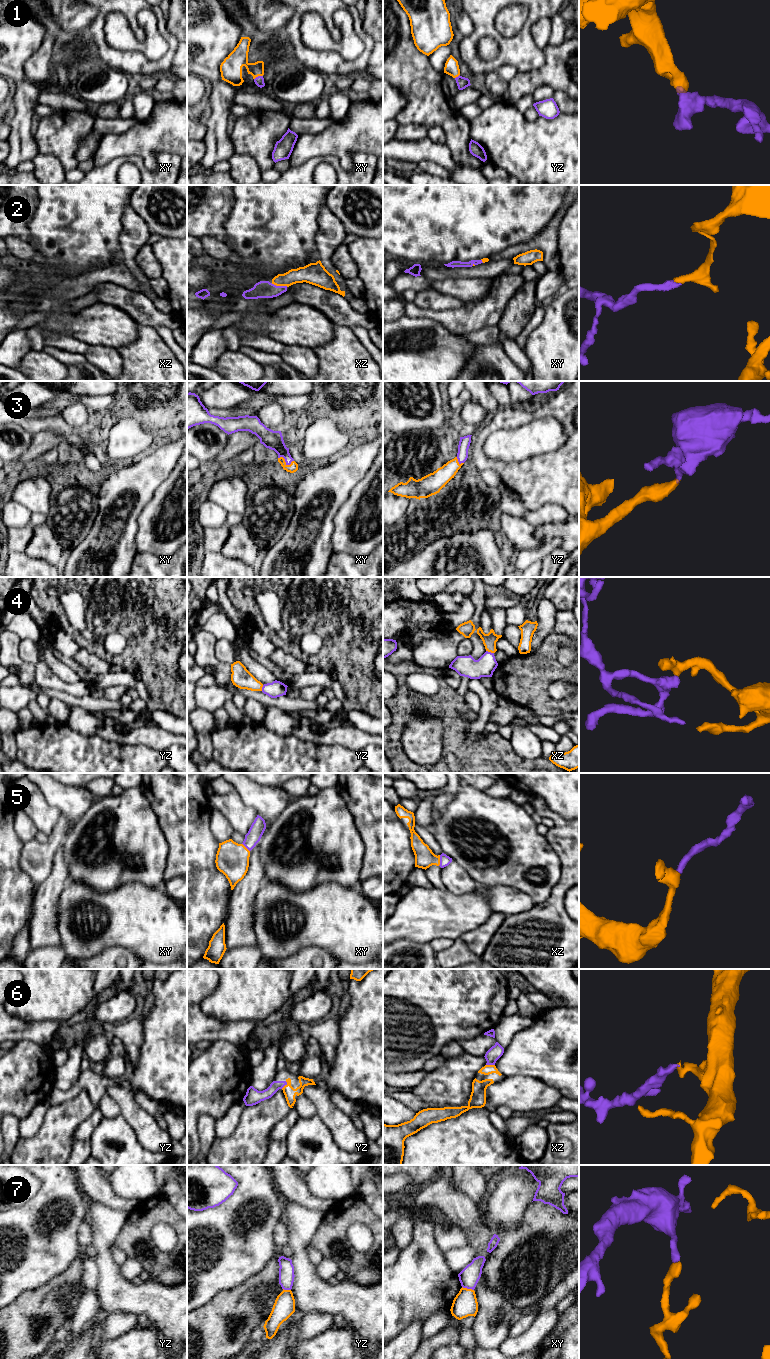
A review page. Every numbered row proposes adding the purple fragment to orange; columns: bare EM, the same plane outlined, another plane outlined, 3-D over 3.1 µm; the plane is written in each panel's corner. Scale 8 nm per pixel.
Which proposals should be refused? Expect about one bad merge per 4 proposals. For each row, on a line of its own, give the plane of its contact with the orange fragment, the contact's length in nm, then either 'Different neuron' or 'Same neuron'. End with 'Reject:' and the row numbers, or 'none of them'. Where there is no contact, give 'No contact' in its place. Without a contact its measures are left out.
1: Touches orange in xy. Shared border 80 nm. Same neuron
2: Touches orange in xz. Shared border 140 nm. Same neuron
3: Touches orange in xy. Shared border 130 nm. Same neuron
4: Touches orange in xz. Shared border 70 nm. Same neuron
5: Touches orange in xz. Shared border 90 nm. Same neuron
6: Touches orange in yz. Shared border 80 nm. Same neuron
7: Touches orange in xy. Shared border 100 nm. Different neuron
Reject: 7

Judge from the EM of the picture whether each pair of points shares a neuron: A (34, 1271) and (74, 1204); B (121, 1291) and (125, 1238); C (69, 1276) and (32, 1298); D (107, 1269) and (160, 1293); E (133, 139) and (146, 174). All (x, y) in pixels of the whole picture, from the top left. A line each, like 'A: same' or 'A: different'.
A: same
B: different
C: same
D: same
E: different

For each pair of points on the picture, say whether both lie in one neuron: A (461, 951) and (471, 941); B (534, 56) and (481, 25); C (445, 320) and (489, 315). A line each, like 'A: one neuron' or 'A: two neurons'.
A: two neurons
B: one neuron
C: one neuron

